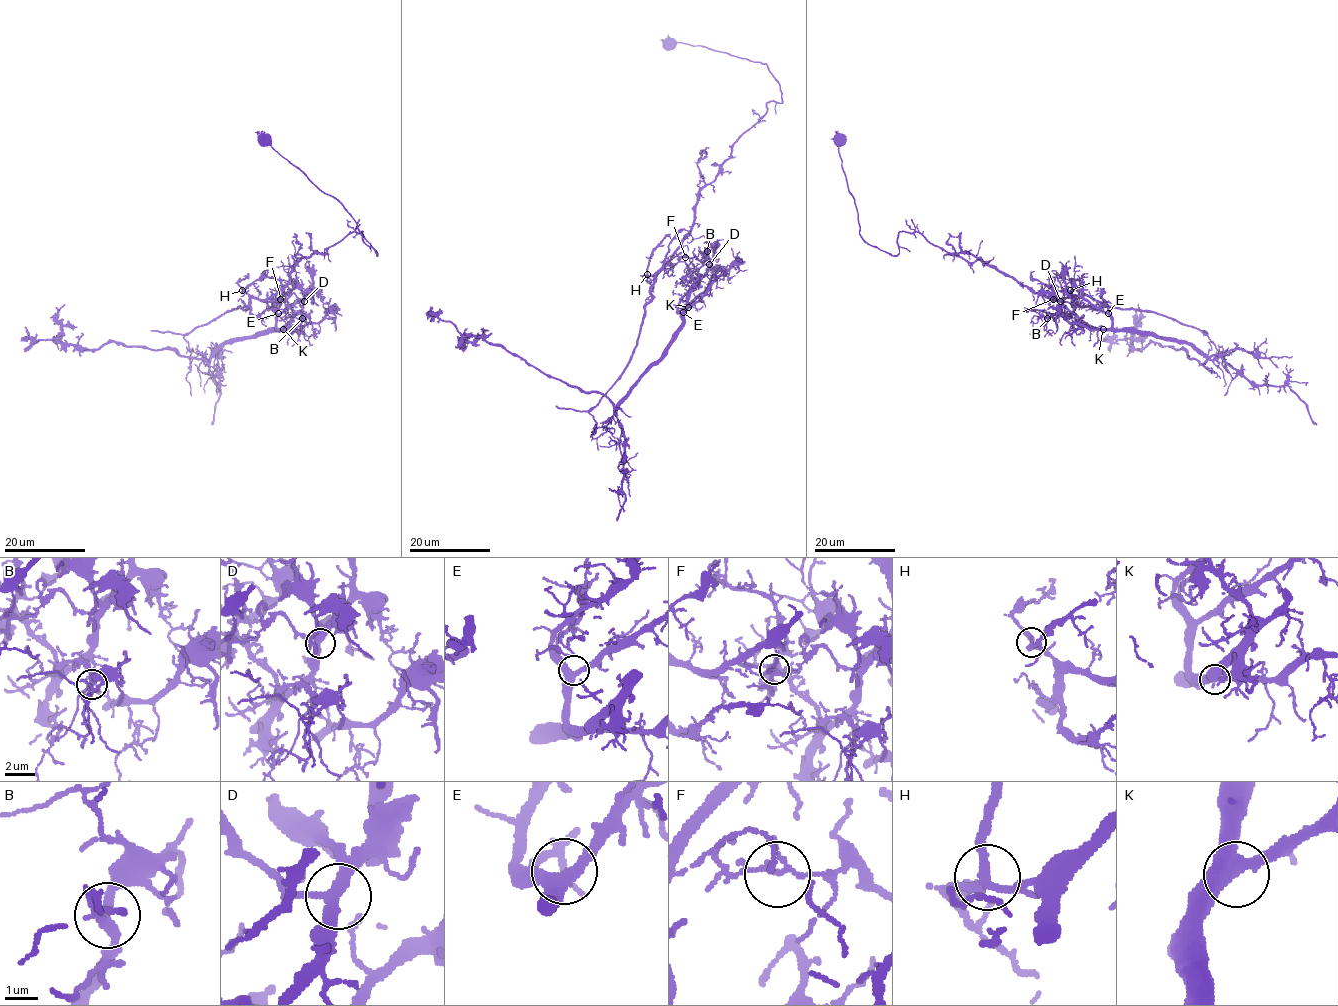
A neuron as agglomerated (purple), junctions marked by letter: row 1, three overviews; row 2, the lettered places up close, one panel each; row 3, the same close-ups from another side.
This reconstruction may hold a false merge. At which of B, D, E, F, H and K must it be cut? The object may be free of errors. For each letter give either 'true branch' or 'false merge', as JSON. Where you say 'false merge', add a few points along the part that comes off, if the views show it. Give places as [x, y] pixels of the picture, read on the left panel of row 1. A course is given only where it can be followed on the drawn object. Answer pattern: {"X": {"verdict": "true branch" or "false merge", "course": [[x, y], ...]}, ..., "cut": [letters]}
{"B": {"verdict": "true branch"}, "D": {"verdict": "true branch"}, "E": {"verdict": "true branch"}, "F": {"verdict": "false merge", "course": [[281, 299], [270, 298], [288, 283], [293, 267], [354, 231], [362, 231], [377, 253], [338, 201], [255, 132]]}, "H": {"verdict": "true branch"}, "K": {"verdict": "true branch"}, "cut": ["F"]}

